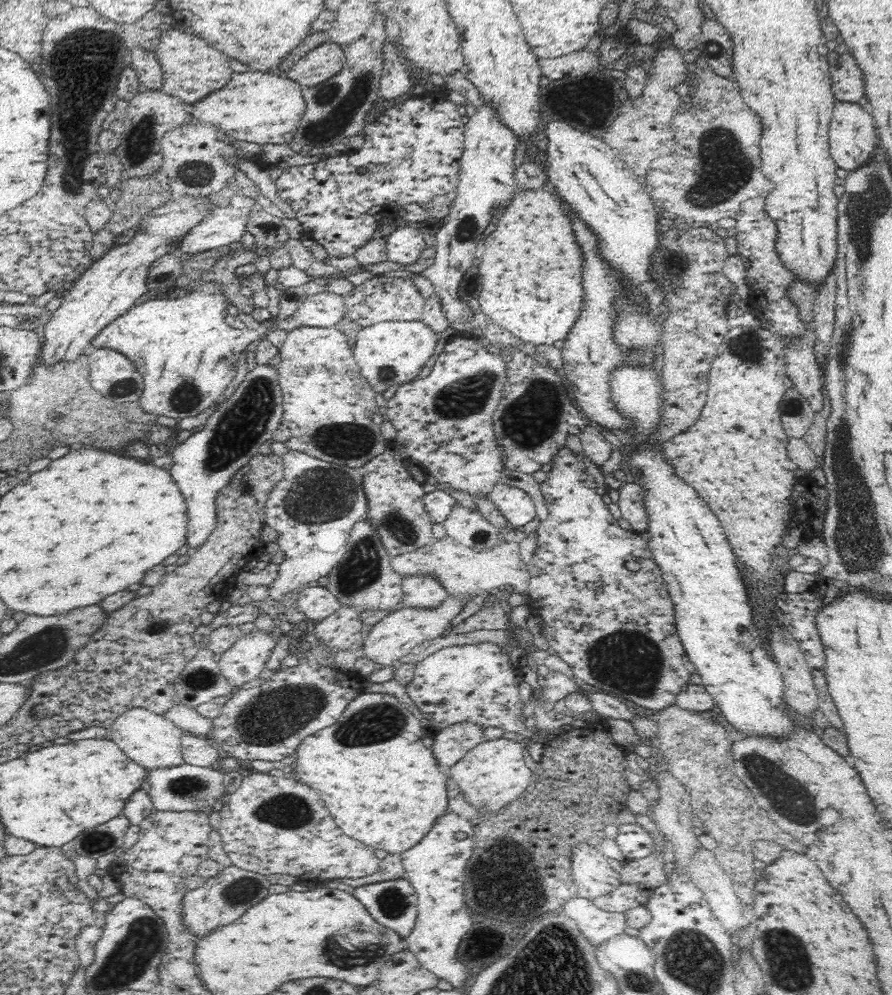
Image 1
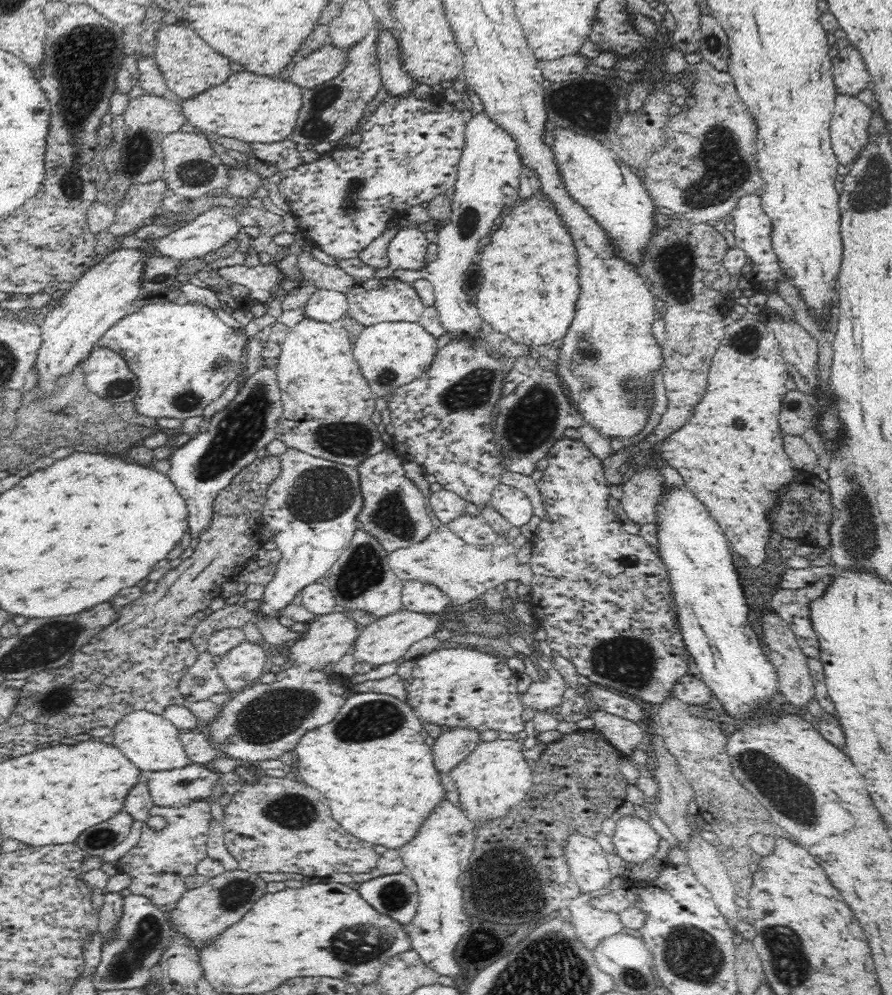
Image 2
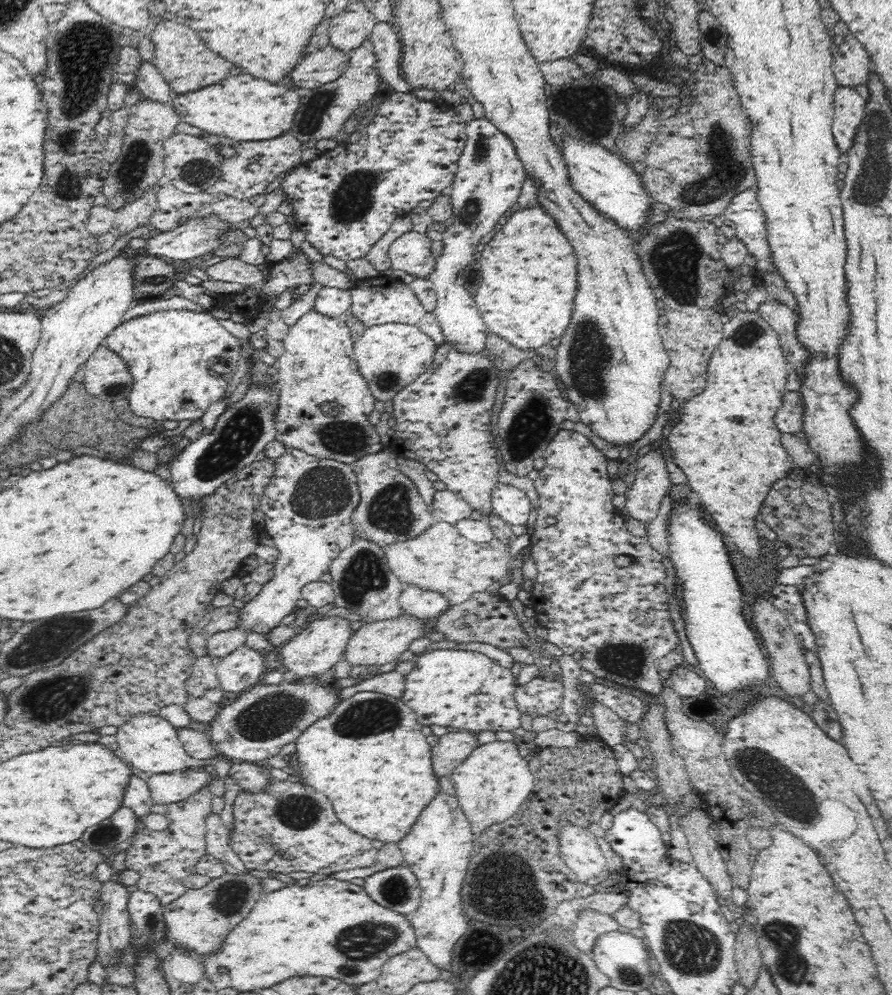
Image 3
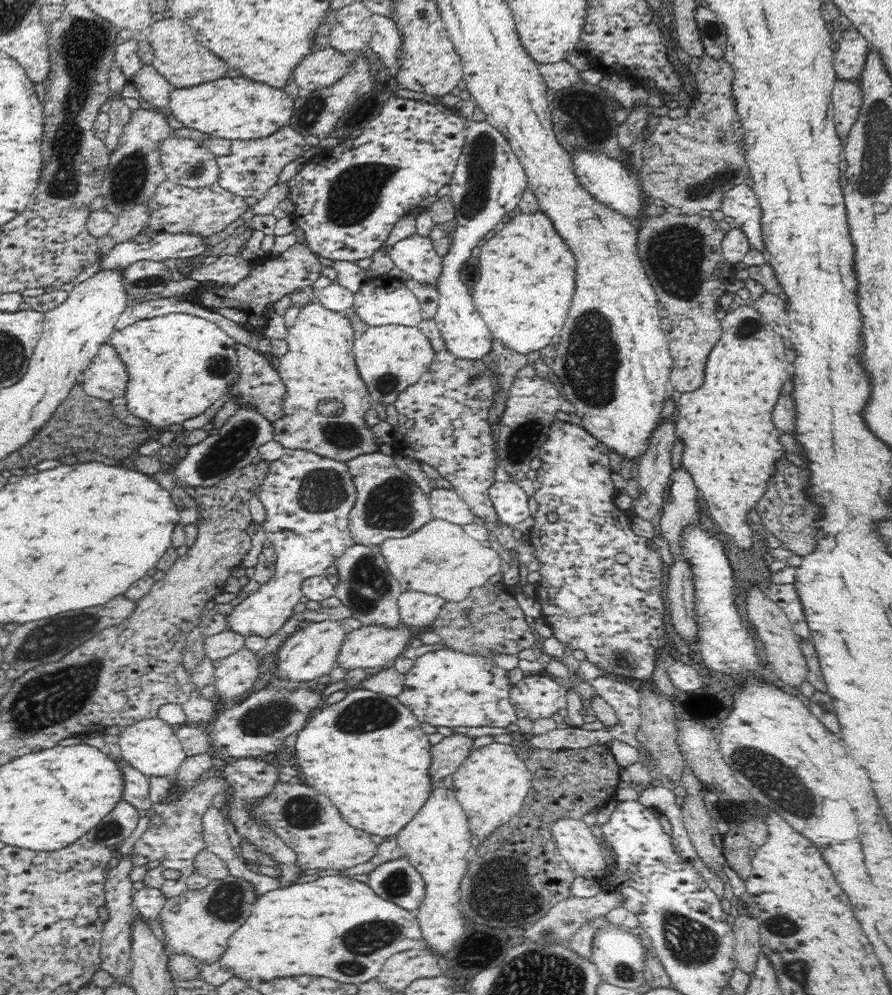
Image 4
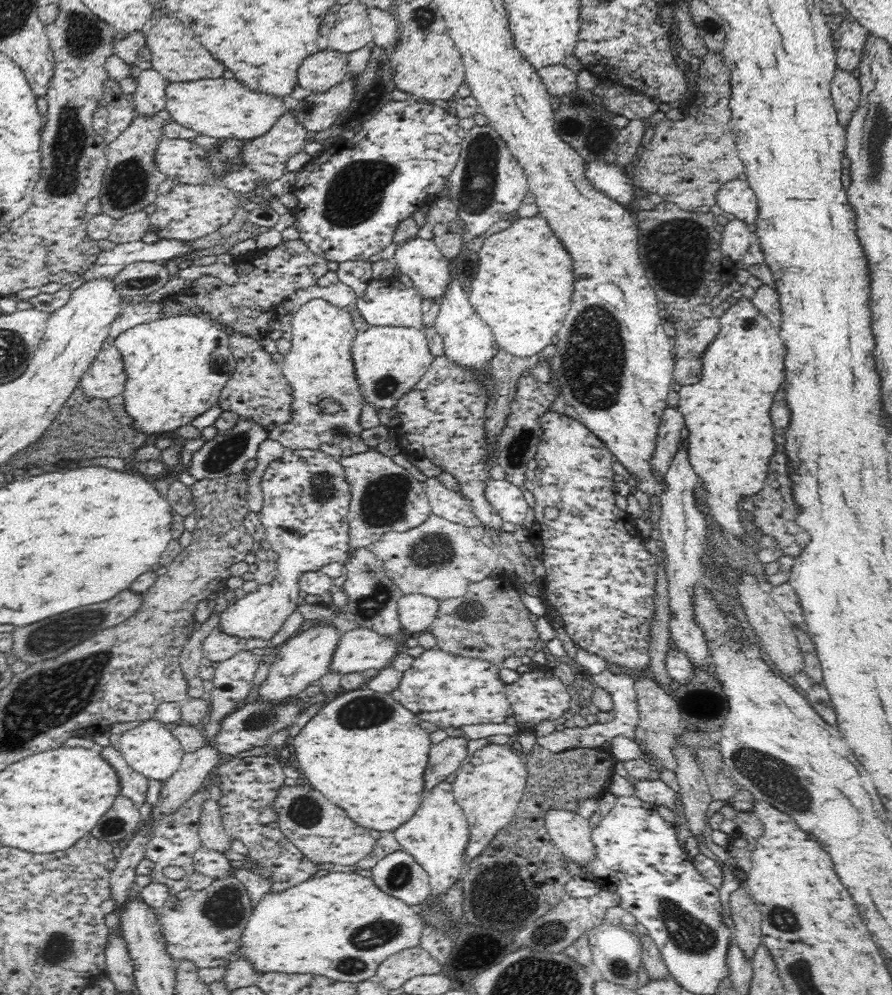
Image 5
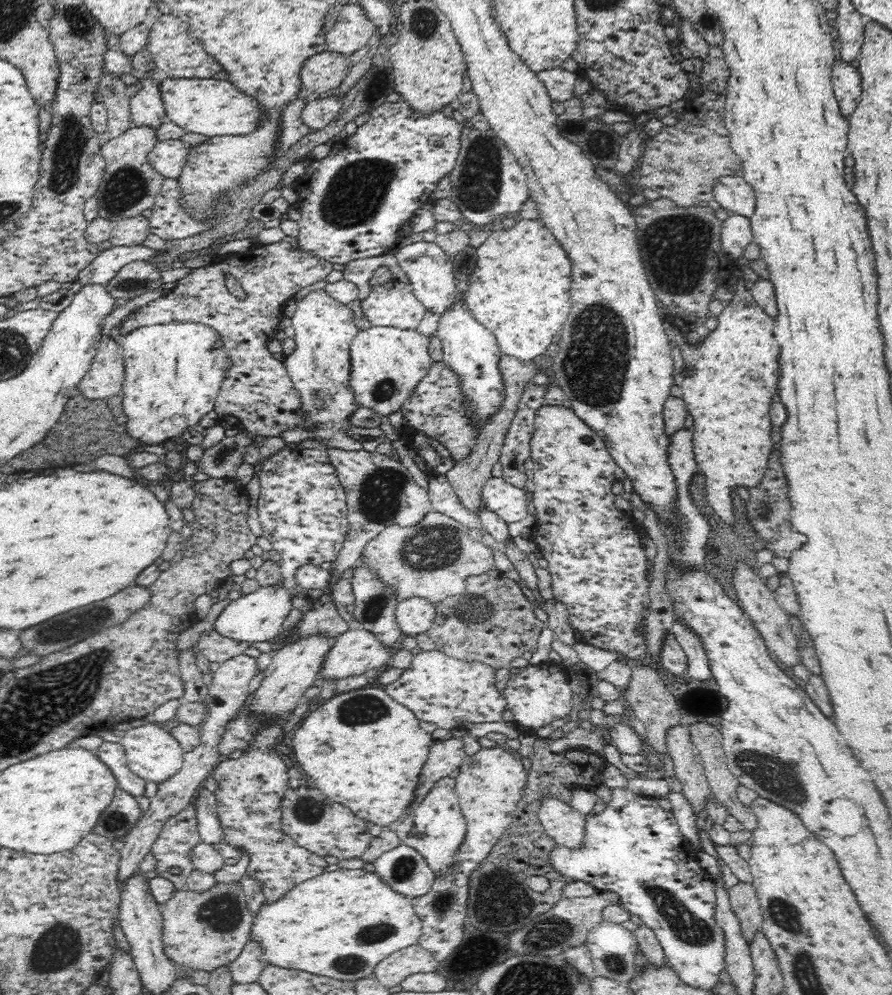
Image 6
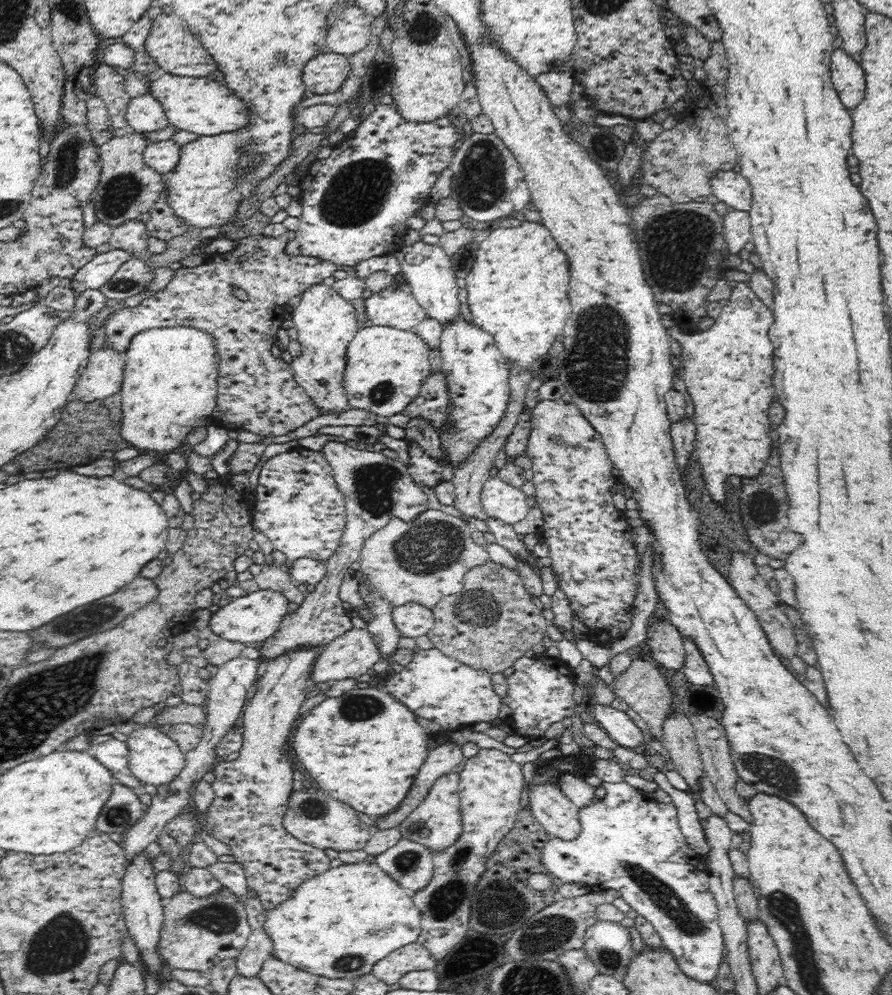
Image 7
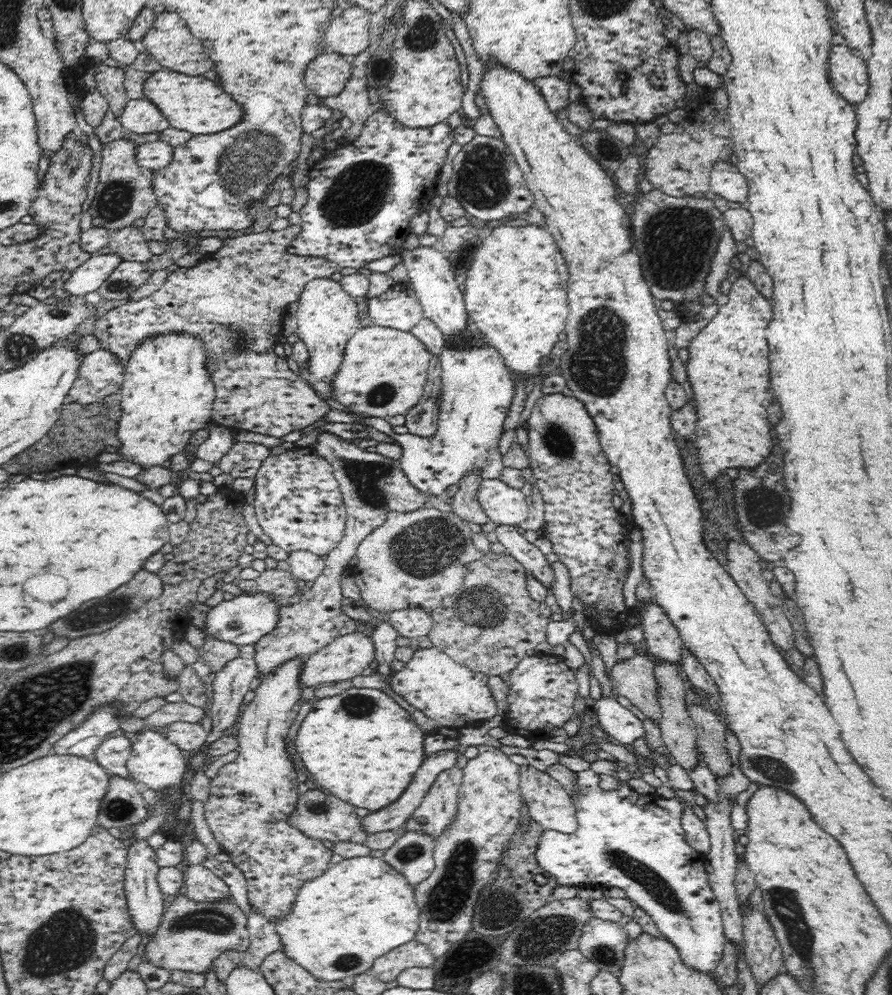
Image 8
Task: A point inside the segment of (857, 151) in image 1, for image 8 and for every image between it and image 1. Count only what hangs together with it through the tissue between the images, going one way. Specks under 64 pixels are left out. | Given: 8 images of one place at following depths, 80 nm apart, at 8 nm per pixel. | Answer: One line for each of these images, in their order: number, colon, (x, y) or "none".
2: (849, 129)
3: (850, 108)
4: (847, 97)
5: (845, 89)
6: (846, 79)
7: (848, 78)
8: (849, 75)

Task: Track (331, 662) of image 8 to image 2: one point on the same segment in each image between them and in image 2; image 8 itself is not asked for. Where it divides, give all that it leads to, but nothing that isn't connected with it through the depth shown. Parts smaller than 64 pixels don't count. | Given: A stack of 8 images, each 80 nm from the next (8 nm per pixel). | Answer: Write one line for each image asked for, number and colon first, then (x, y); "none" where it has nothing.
2: (386, 639)
3: (378, 642)
4: (372, 646)
5: (359, 649)
6: (356, 650)
7: (351, 654)

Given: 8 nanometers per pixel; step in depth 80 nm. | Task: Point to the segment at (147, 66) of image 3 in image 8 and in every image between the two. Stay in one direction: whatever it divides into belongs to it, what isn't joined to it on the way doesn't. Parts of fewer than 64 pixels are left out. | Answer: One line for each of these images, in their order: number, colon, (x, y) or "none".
4: (153, 87)
5: (150, 97)
6: (147, 107)
7: (144, 113)
8: (141, 116)

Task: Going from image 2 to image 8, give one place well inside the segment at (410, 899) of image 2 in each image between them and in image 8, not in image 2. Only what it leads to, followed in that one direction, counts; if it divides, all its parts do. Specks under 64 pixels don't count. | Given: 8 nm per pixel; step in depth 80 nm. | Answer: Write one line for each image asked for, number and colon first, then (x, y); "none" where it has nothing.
3: (397, 889)
4: (398, 882)
5: (398, 875)
6: (402, 869)
7: (408, 863)
8: (412, 855)

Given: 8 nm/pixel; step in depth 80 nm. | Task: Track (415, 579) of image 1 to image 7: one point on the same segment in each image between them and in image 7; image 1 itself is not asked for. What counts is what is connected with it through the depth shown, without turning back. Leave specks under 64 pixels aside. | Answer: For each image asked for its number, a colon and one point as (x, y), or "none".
2: (419, 597)
3: (423, 604)
4: (416, 609)
5: (416, 612)
6: (415, 615)
7: (412, 619)

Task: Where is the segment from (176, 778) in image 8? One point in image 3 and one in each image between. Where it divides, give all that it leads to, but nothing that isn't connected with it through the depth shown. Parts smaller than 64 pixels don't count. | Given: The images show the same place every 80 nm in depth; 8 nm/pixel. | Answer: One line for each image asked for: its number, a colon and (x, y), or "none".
3: (150, 743)
4: (151, 746)
5: (150, 748)
6: (152, 753)
7: (154, 758)

